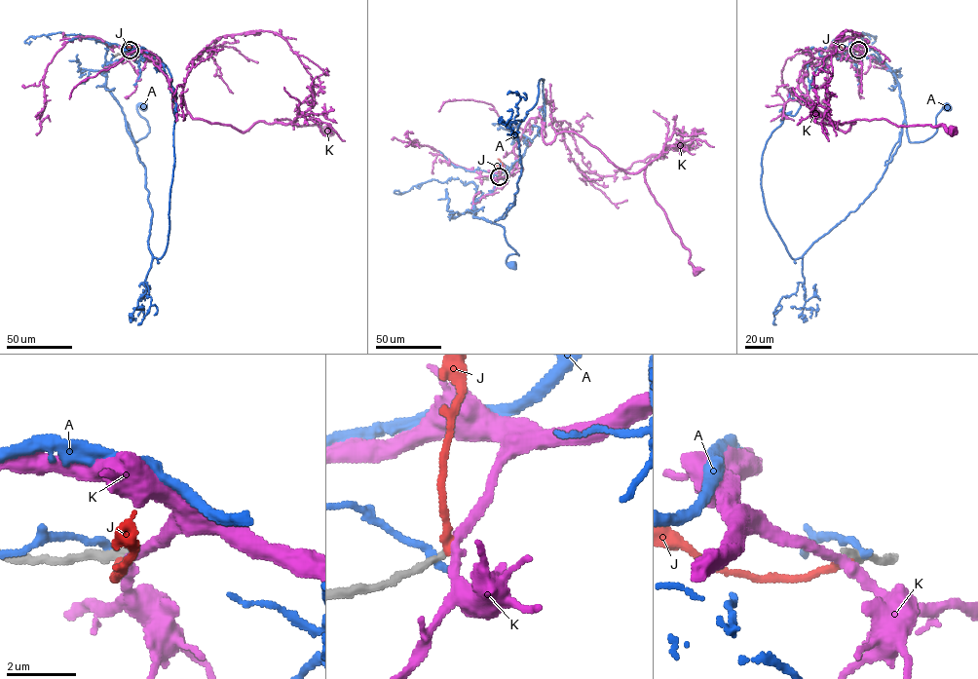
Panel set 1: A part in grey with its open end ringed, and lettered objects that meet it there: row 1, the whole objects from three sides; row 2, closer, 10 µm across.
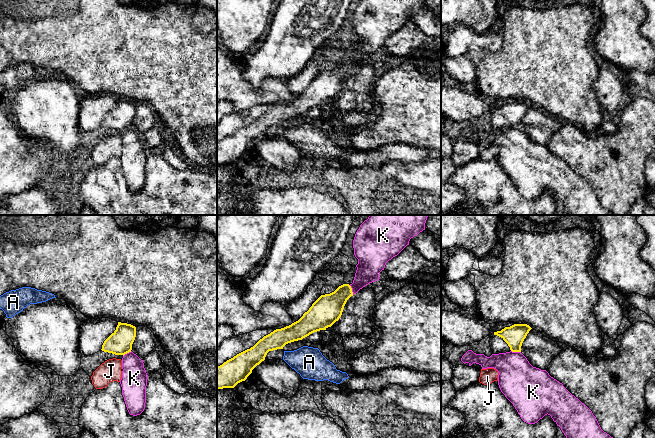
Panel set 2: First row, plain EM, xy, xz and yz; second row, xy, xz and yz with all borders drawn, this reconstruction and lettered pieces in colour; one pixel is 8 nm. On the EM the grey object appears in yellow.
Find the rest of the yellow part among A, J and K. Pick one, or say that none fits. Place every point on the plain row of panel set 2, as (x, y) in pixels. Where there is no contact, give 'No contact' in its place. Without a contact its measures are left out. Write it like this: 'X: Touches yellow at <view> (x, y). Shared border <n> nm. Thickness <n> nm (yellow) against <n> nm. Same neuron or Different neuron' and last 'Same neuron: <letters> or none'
A: No contact. Different neuron
J: No contact. Different neuron
K: Touches yellow at xz (351, 66). Shared border 90 nm. Thickness 240 nm (yellow) against 200 nm. Different neuron
Same neuron: none

